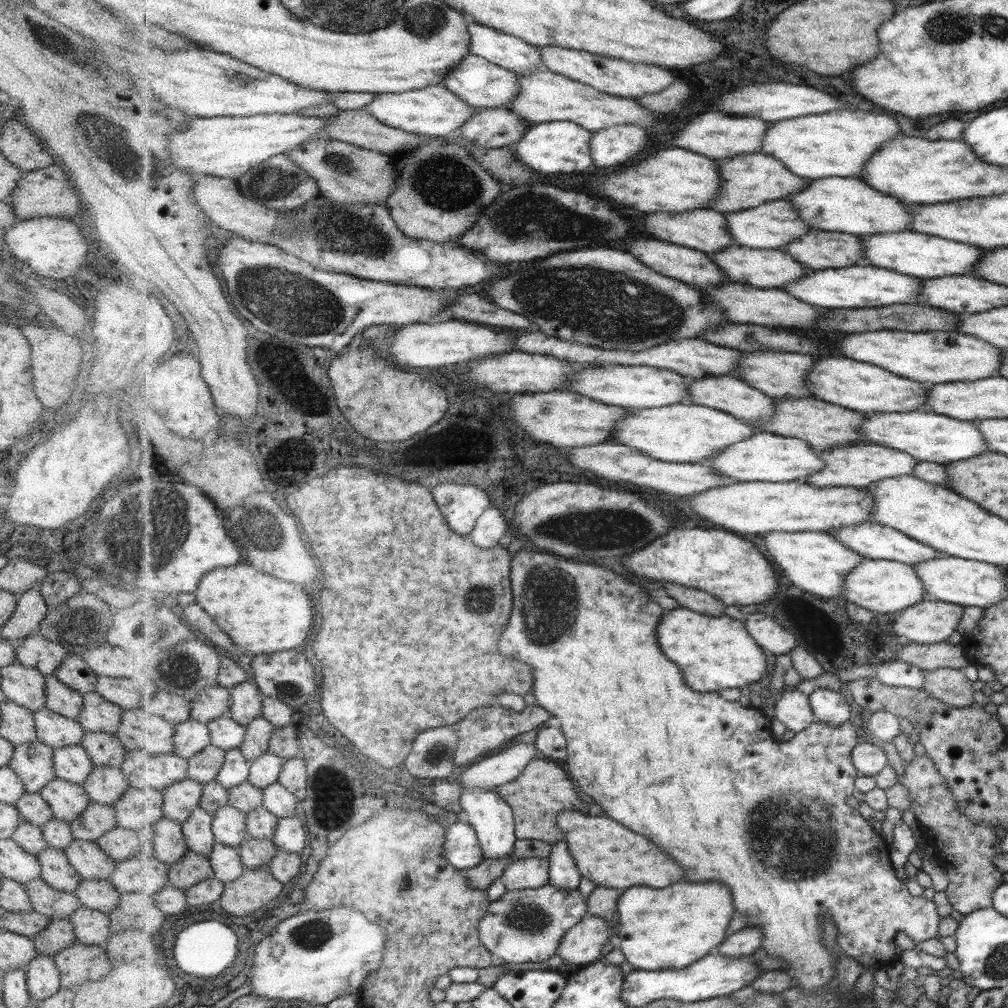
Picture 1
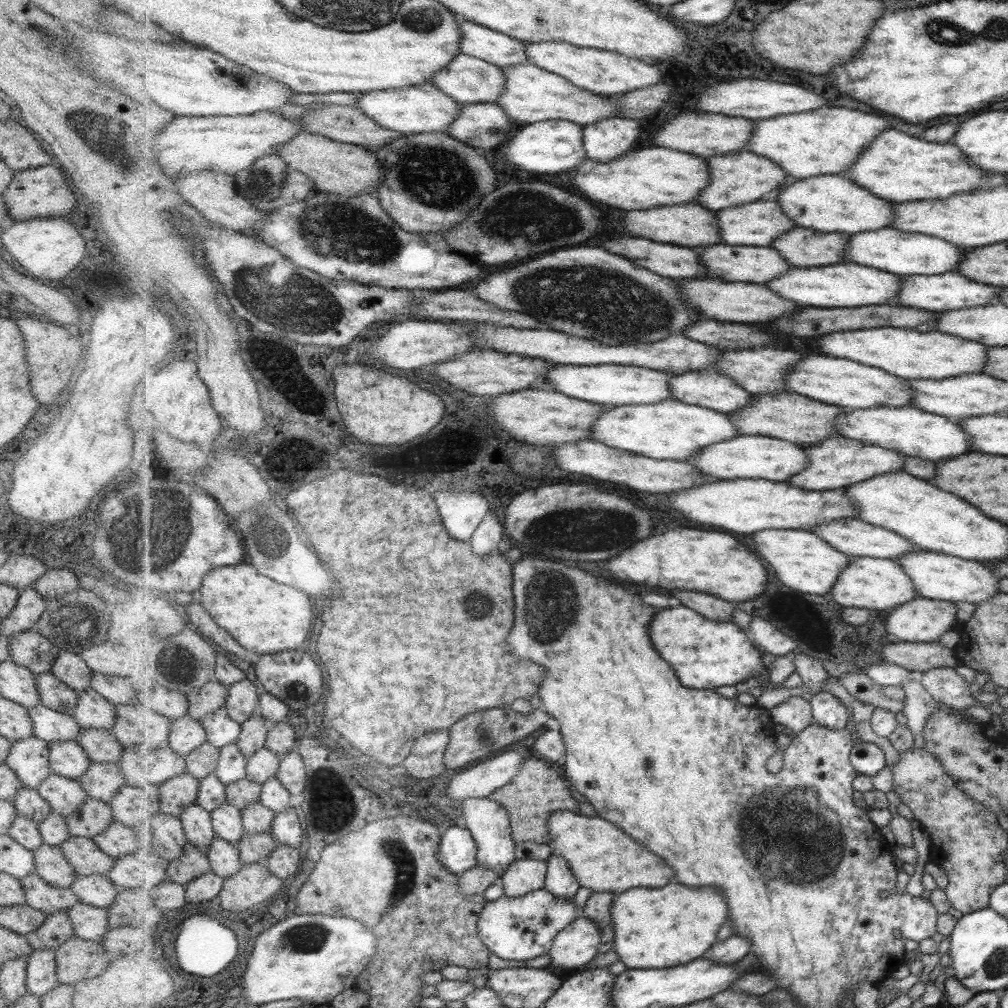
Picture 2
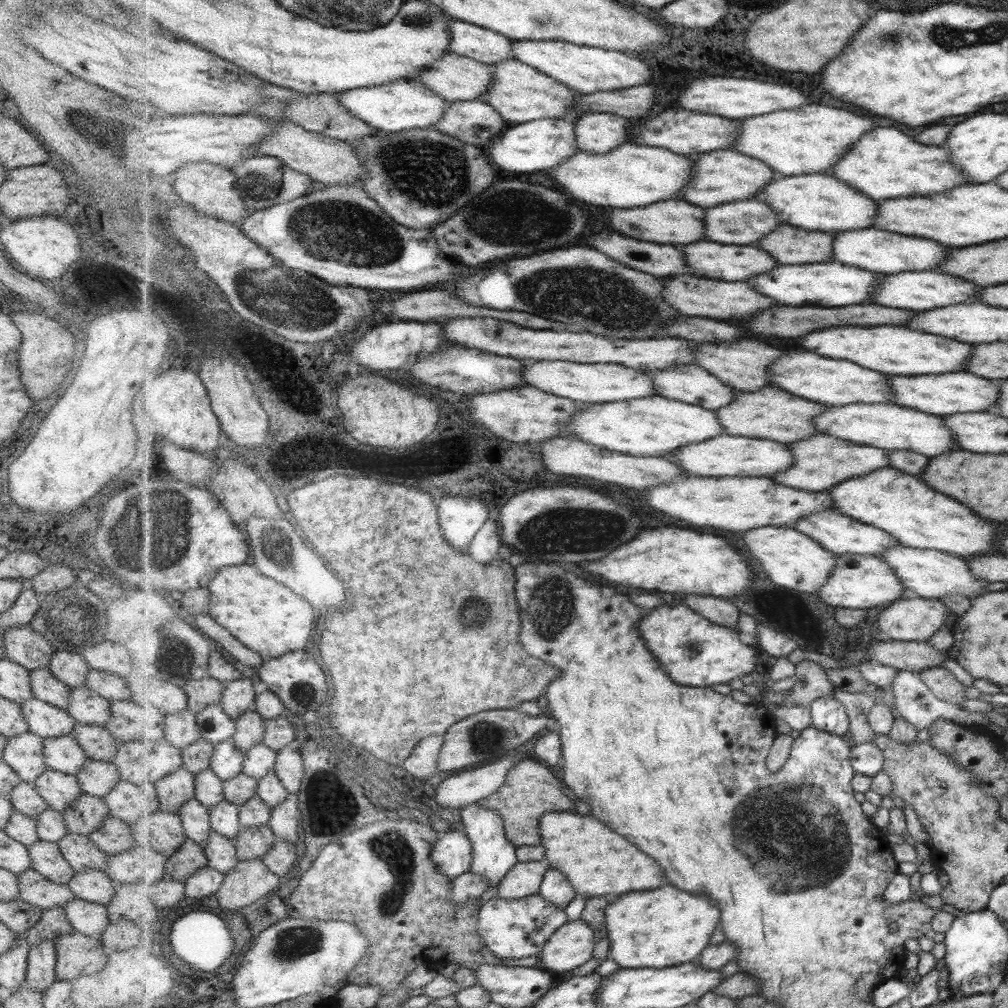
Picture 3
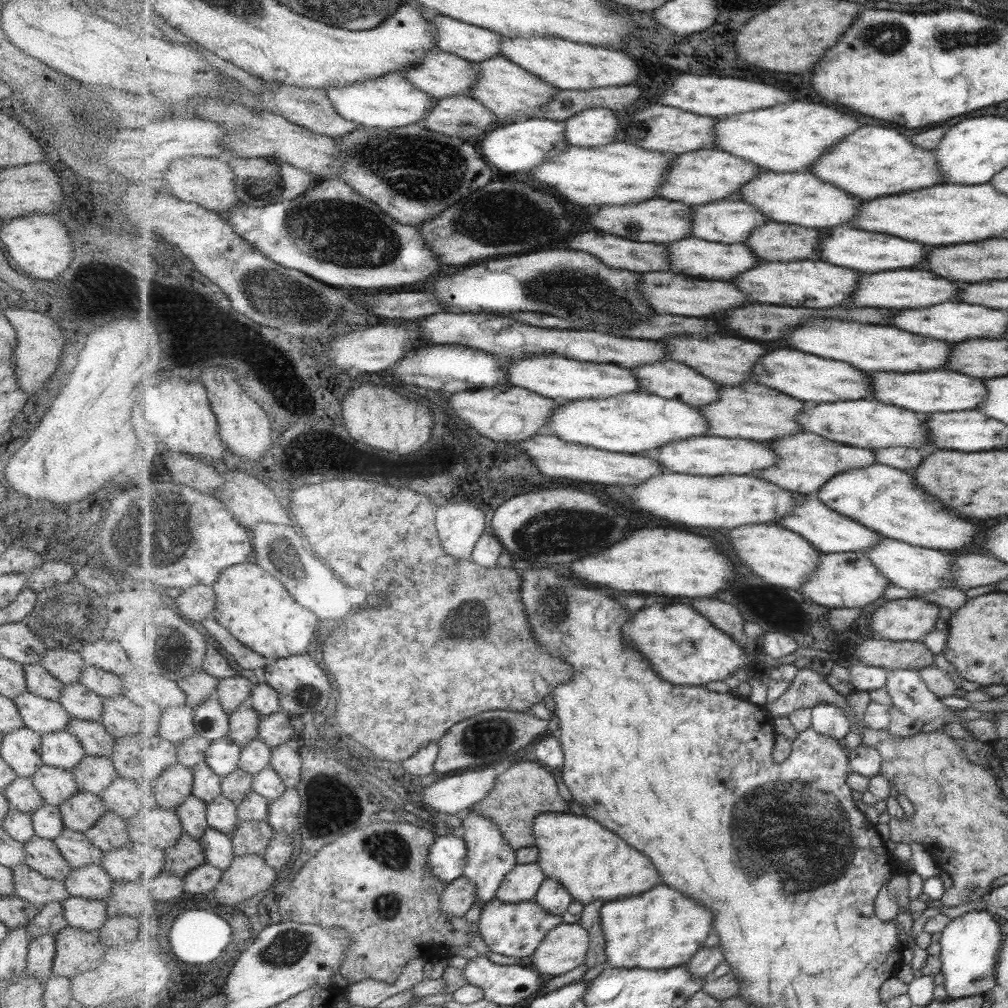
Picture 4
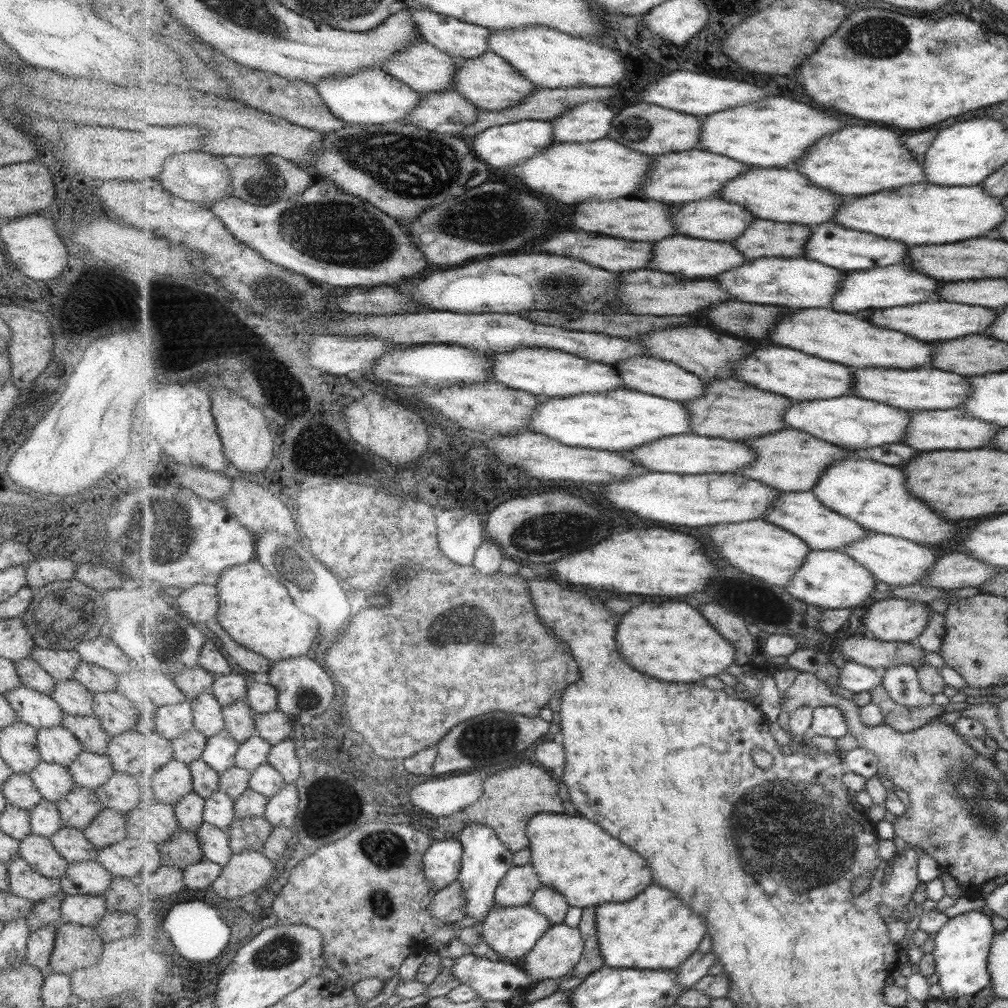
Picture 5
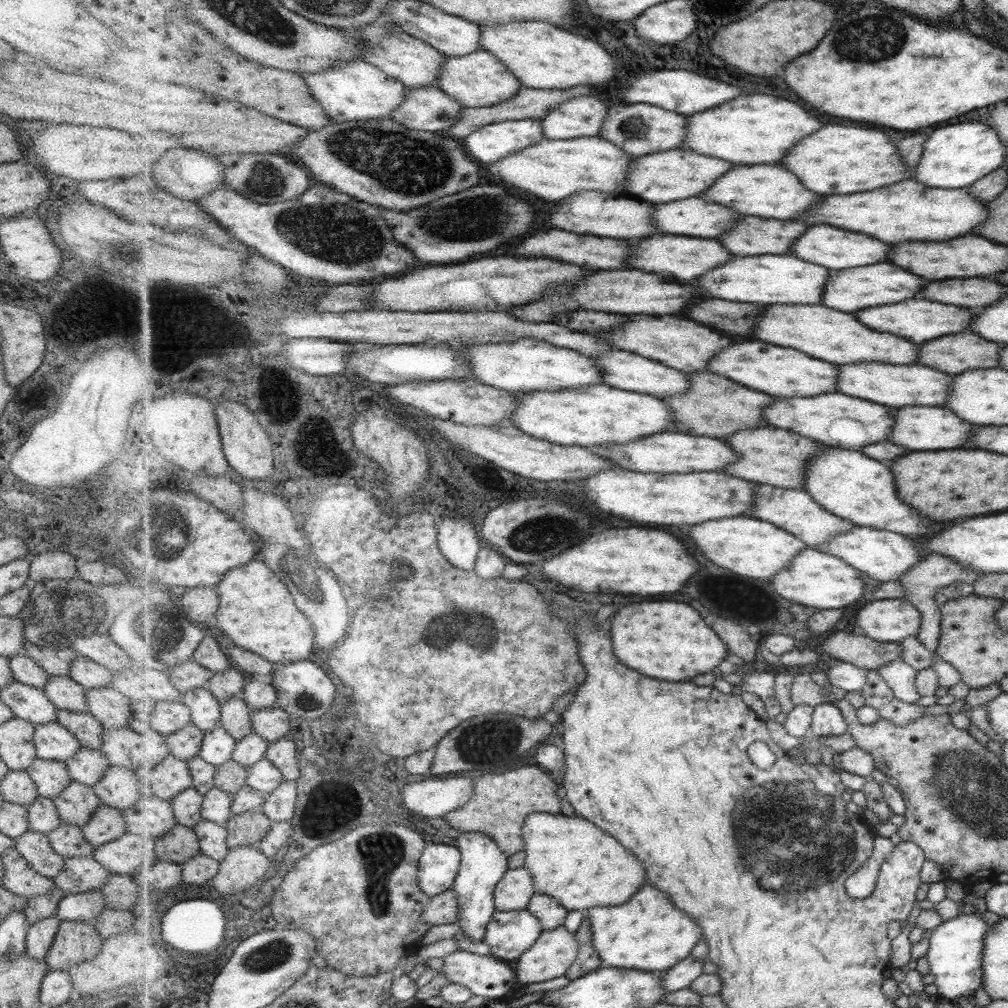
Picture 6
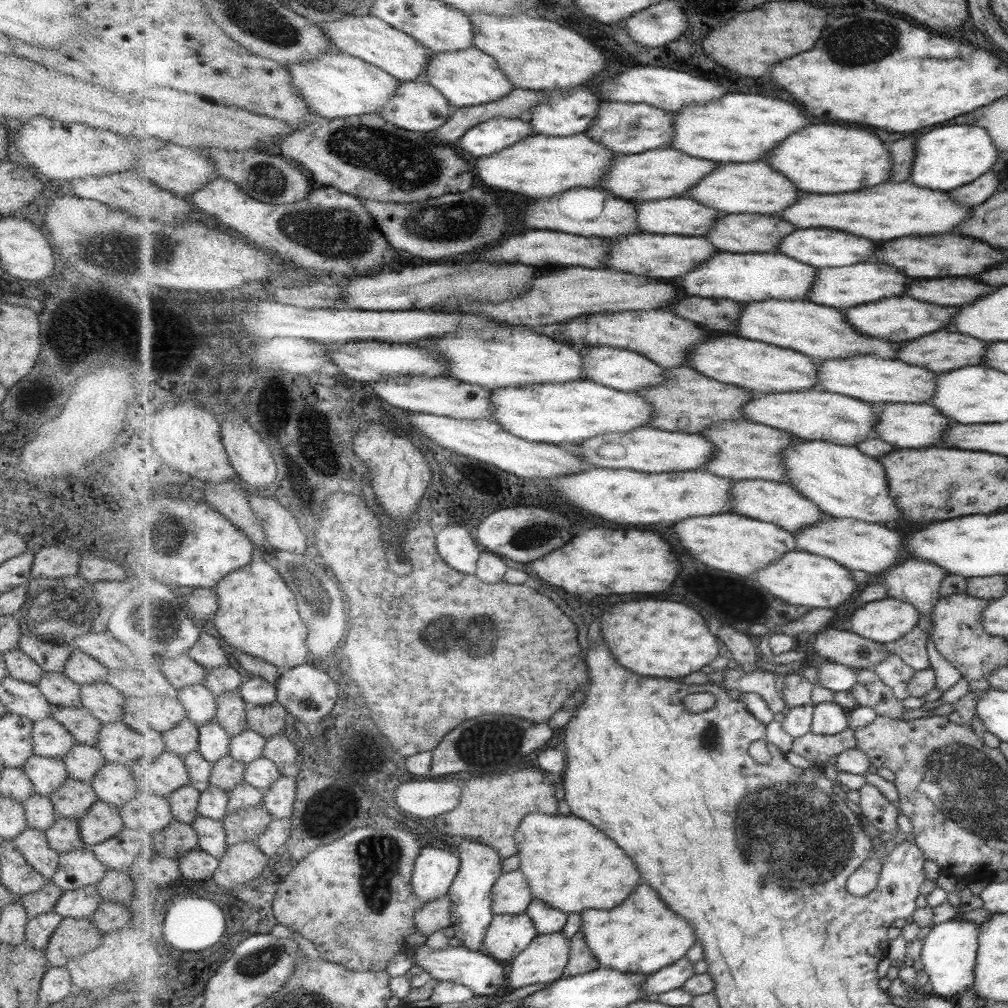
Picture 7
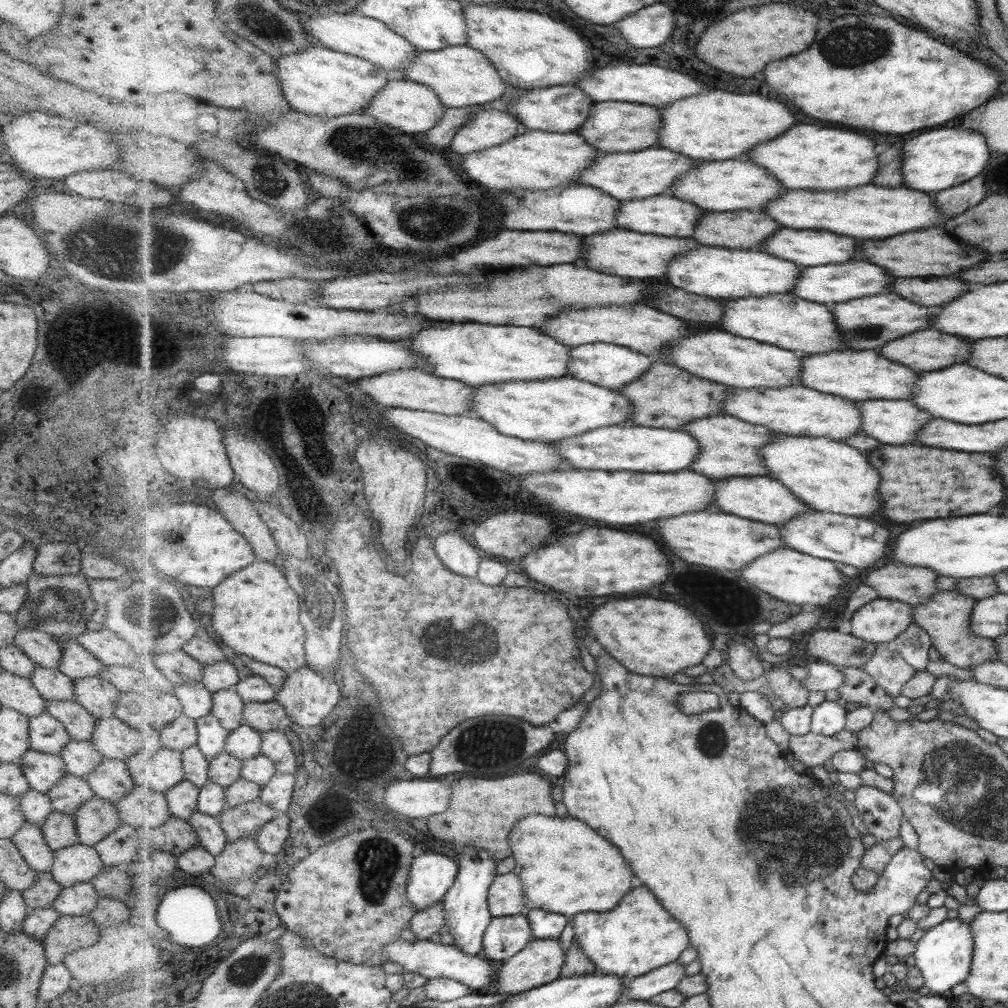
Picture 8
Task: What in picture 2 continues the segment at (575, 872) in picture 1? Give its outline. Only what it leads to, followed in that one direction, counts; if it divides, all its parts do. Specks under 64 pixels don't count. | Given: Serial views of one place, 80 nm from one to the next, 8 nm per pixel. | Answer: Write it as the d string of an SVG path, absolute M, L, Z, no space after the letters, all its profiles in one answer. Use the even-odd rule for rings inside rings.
M552 855L548 860L548 877L544 888L558 897L573 900L580 887L568 860L561 855Z

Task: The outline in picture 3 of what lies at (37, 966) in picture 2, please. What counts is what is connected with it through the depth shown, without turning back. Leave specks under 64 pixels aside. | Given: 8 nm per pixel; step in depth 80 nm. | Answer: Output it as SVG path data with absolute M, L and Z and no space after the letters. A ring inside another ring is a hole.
M46 940L31 946L26 956L24 982L31 990L42 993L55 982L56 950L54 941Z

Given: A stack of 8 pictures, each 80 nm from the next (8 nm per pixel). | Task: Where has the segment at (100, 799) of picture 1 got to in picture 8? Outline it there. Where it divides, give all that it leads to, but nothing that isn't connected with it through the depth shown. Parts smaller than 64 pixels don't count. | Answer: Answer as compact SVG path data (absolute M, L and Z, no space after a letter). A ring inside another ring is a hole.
M70 739L69 742L61 749L60 757L65 765L65 772L85 778L103 757L95 750L91 741L79 741Z

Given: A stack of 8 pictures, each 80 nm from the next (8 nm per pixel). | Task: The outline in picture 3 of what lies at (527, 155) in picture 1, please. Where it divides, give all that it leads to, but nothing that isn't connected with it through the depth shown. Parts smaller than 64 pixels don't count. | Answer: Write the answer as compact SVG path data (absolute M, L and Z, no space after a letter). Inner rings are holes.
M545 118L523 124L510 124L506 132L498 136L487 149L491 162L497 162L503 170L509 172L547 172L571 161L578 152L580 144L577 140L575 121Z

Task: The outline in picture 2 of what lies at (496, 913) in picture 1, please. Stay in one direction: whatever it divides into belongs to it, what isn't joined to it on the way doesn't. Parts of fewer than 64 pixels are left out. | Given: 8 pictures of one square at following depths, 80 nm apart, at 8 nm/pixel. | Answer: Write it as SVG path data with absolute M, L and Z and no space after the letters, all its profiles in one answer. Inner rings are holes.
M543 888L518 897L503 894L497 900L489 901L481 914L478 930L485 946L499 958L533 960L549 955L559 933L581 916L583 912L575 901L558 897Z

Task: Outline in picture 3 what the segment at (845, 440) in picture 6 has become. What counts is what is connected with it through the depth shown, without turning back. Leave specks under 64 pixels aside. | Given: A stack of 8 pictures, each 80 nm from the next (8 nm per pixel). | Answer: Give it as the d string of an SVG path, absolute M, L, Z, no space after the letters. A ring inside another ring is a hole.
M897 403L829 406L823 414L816 418L816 423L818 432L860 445L874 446L888 452L912 450L925 456L931 456L933 459L955 448L953 446L954 436L946 427L942 416L899 406Z

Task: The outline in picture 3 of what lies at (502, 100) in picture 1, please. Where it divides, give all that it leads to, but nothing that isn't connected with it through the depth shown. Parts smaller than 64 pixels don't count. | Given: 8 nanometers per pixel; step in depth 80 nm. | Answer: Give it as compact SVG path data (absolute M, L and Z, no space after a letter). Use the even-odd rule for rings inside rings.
M449 52L416 80L453 103L485 98L495 77L489 63Z

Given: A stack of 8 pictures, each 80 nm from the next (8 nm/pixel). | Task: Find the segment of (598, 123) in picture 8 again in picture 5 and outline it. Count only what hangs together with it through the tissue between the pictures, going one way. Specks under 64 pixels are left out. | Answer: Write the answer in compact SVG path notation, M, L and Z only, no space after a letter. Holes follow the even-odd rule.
M639 102L616 115L608 137L617 142L625 142L625 146L643 154L657 156L697 149L702 132L702 118L671 110L657 103Z

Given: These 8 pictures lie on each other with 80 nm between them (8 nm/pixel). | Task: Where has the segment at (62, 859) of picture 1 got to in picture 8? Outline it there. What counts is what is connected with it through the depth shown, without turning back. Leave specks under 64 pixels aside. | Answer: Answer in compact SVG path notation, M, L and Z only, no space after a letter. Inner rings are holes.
M26 822L10 838L24 861L36 873L50 872L53 864L53 851L45 843L40 826Z

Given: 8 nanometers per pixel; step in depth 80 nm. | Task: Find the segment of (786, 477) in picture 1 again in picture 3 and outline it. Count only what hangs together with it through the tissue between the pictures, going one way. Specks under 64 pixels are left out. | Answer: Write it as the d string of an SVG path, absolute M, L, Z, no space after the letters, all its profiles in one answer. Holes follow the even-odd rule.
M720 434L717 438L690 444L672 452L671 460L679 463L689 475L699 477L759 477L773 479L796 464L796 456L789 445L773 439L749 438Z

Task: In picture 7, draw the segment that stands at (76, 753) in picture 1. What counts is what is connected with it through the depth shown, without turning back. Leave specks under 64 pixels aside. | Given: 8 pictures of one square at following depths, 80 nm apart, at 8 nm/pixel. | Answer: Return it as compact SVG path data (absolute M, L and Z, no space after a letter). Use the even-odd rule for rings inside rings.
M50 716L33 722L32 753L45 758L62 759L75 743L64 726Z

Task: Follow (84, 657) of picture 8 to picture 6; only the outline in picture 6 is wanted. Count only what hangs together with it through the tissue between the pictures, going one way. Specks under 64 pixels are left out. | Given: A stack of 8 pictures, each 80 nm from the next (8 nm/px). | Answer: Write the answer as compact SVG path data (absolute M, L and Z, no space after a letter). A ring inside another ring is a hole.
M77 655L70 664L69 675L67 675L84 689L109 687L111 676L112 672L107 668L81 655Z

